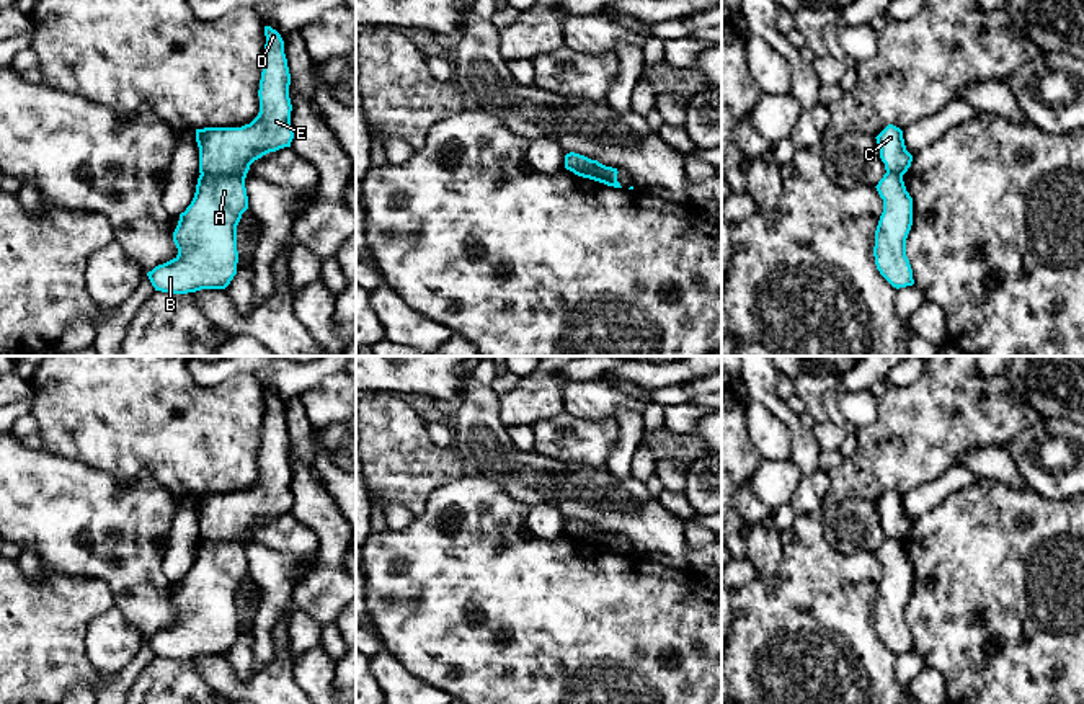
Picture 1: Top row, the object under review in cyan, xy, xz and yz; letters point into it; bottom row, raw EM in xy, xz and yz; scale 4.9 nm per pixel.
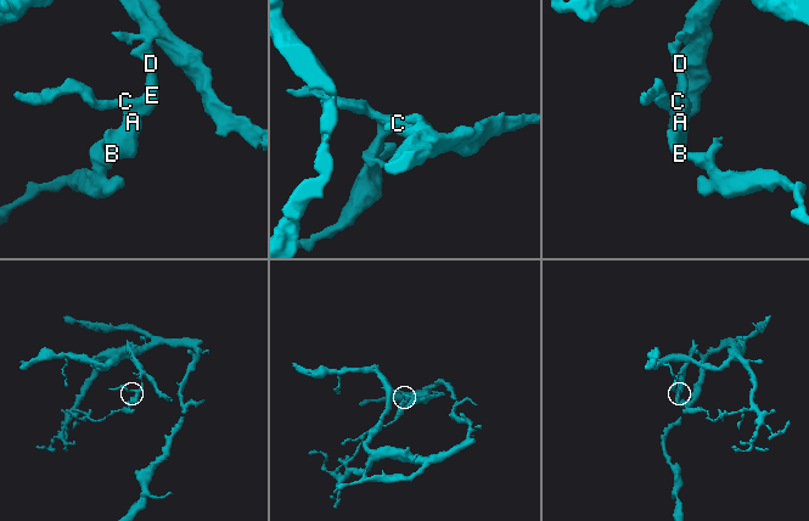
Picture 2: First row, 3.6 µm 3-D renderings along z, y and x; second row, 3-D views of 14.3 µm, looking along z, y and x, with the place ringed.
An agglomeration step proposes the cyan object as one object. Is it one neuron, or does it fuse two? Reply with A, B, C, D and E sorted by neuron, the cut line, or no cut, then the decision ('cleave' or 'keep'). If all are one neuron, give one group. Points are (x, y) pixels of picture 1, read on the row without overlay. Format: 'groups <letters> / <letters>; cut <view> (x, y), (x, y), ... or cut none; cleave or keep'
groups A B / C D E; cut xy (201, 539), (232, 539), (244, 544); cleave

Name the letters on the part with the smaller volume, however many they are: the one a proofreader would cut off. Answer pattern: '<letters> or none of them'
C, D, E

